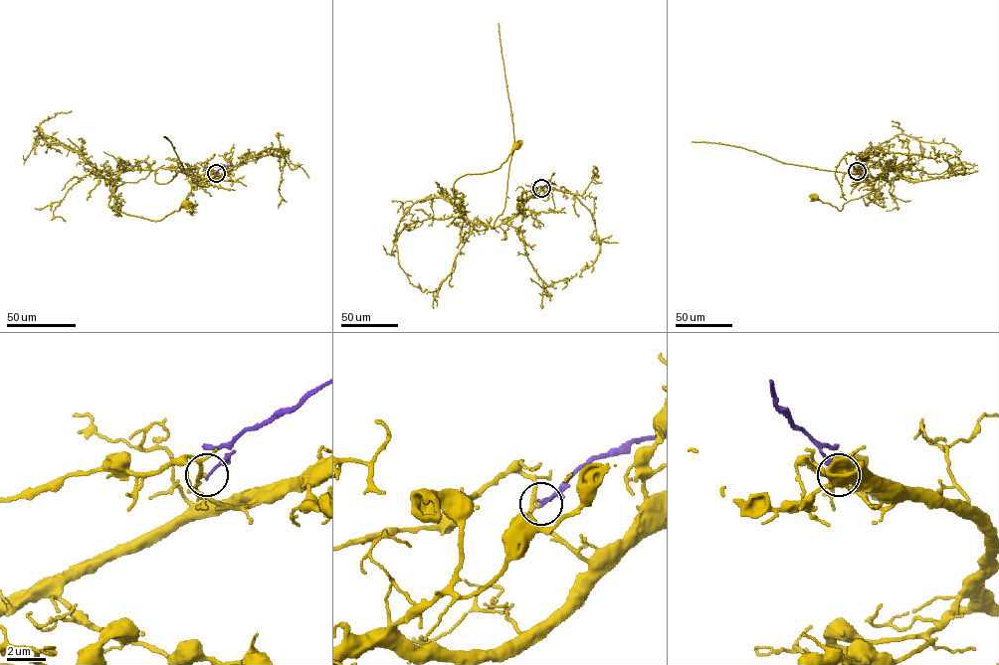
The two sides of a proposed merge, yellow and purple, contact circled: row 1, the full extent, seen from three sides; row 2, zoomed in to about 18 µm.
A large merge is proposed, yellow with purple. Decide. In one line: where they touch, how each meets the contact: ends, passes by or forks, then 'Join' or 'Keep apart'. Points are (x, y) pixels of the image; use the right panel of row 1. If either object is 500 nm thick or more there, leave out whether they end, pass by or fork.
Place: (857, 171). At the ring yellow passes by. At the ring purple ends. Keep apart

